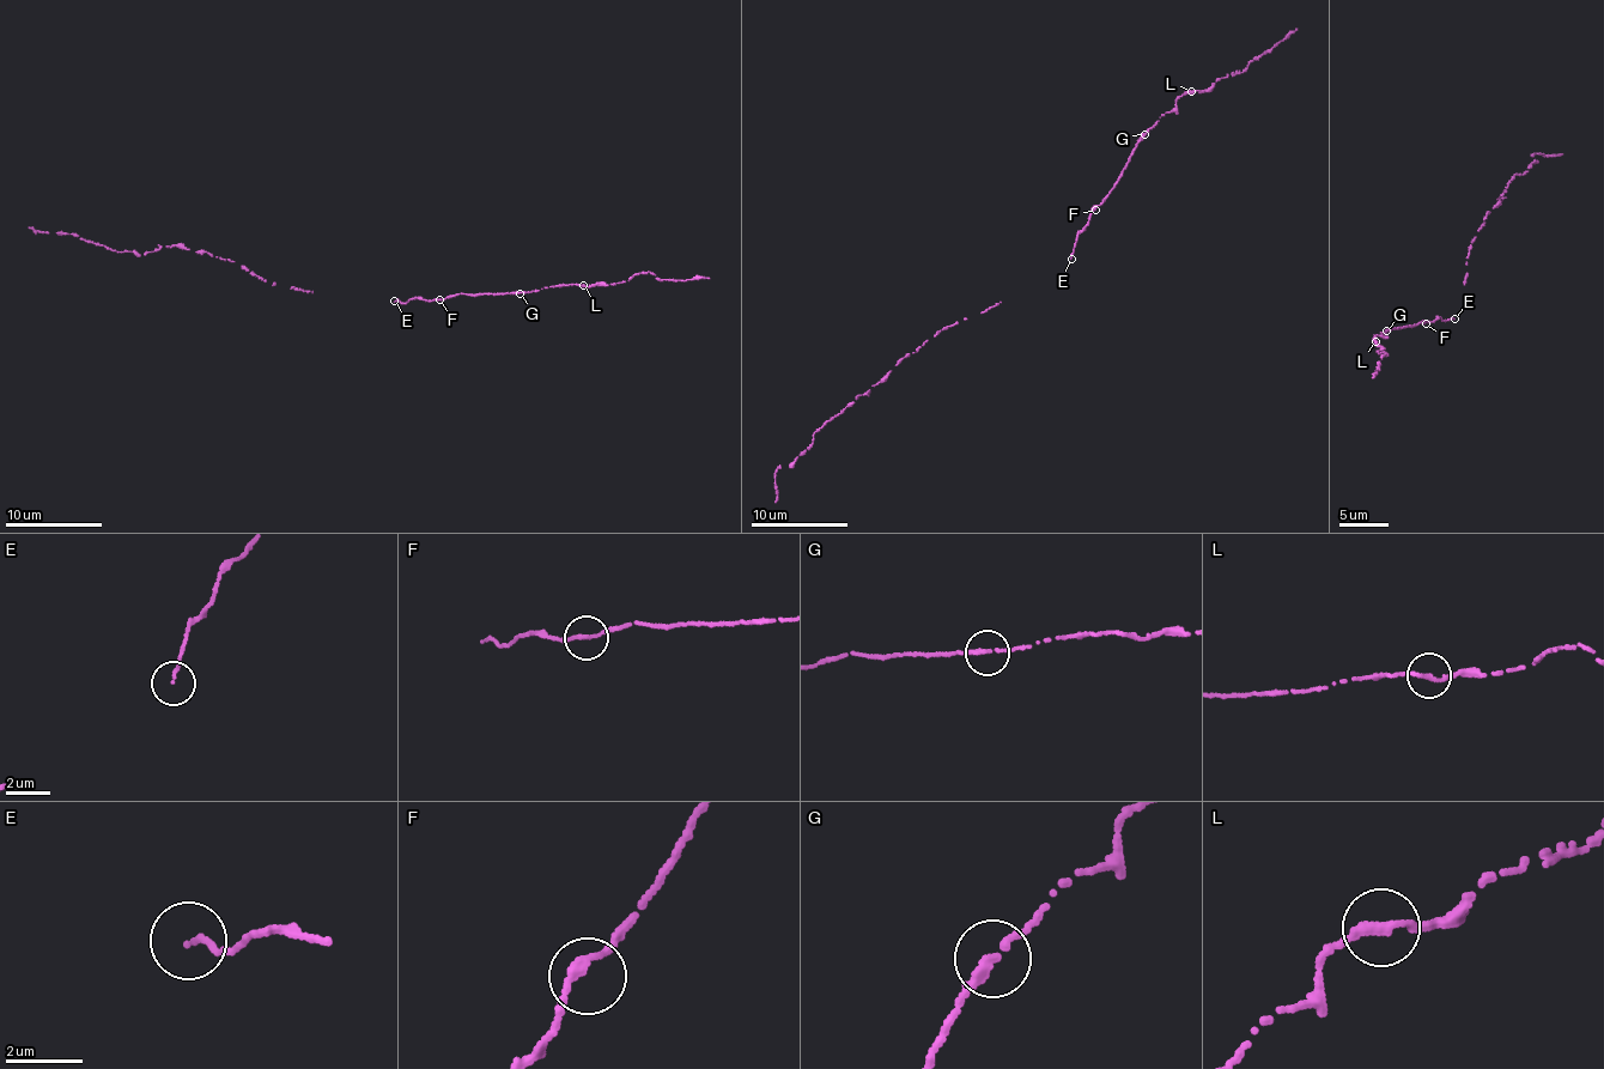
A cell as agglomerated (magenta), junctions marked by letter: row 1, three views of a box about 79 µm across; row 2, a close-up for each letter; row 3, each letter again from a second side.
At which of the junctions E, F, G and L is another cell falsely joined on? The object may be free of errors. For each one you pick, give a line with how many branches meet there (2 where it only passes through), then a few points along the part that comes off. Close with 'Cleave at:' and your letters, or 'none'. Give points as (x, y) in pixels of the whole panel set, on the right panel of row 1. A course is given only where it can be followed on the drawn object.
Cleave at: none

